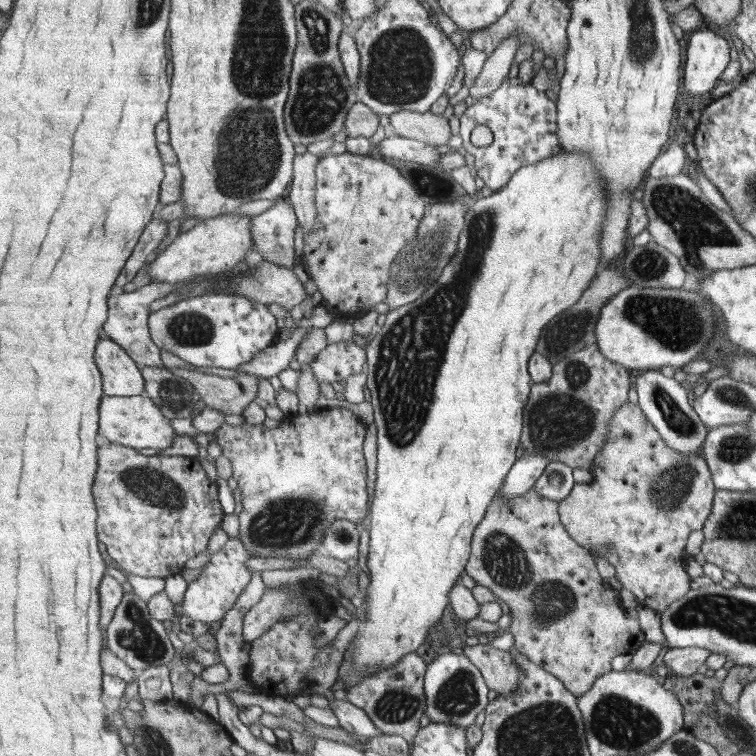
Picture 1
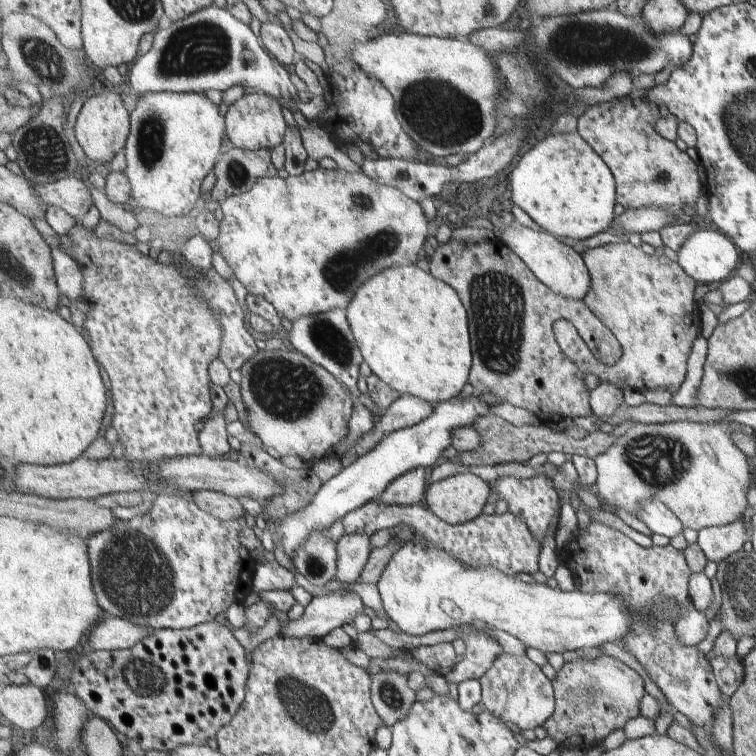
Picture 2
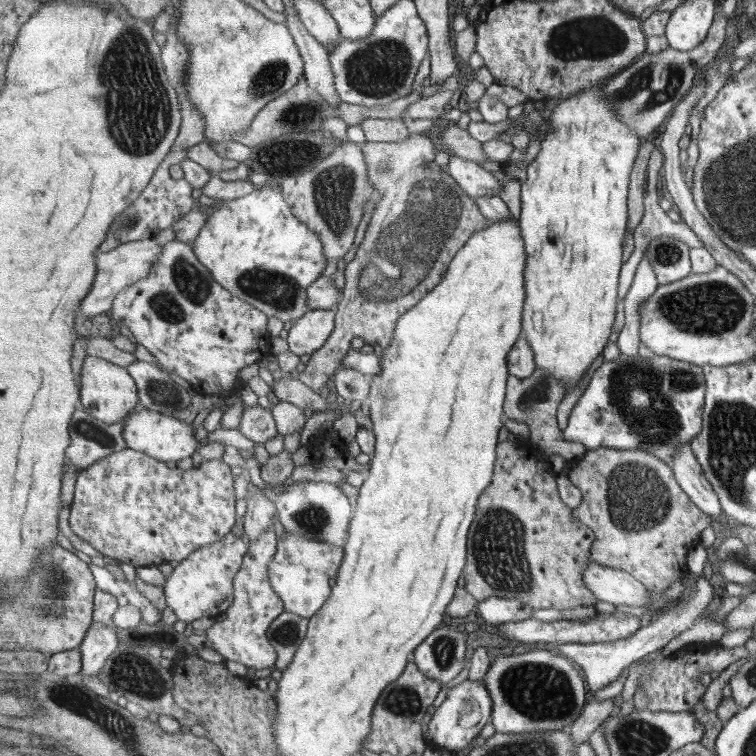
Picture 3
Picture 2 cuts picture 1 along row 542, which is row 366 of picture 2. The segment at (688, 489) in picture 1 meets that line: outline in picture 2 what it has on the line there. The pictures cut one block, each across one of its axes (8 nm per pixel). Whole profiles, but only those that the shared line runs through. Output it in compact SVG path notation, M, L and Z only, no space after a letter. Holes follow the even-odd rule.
M617 242L589 249L582 254L592 278L591 290L584 302L603 320L603 323L617 336L622 347L622 356L615 364L606 364L591 350L578 328L569 320L559 320L555 326L555 336L567 358L573 360L583 374L595 376L600 383L609 382L622 391L633 389L637 392L650 391L656 388L677 394L687 376L687 360L693 348L695 338L701 336L701 310L695 292L697 280L694 280L669 256L652 253L647 247L634 246L631 242Z

